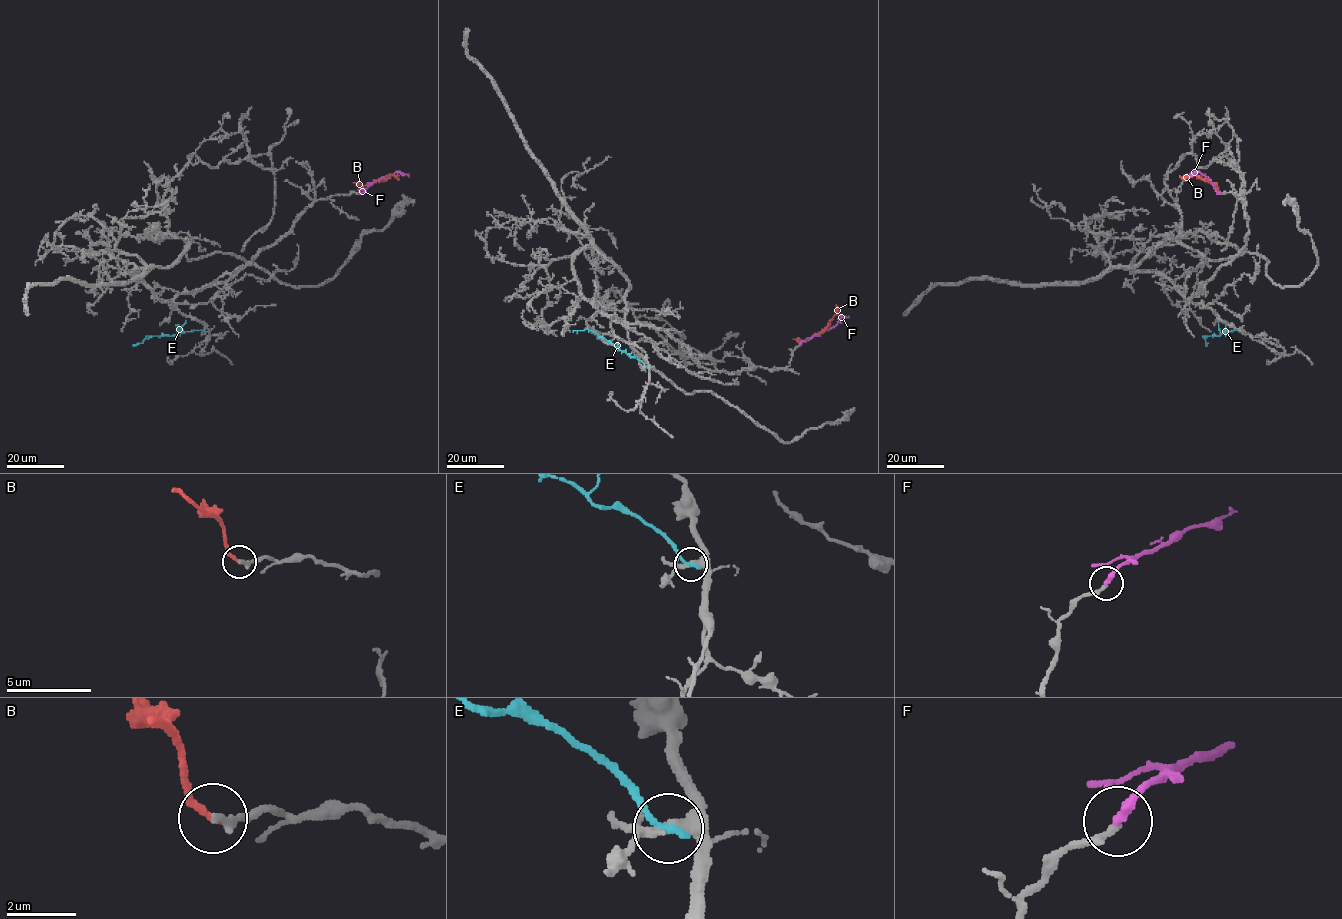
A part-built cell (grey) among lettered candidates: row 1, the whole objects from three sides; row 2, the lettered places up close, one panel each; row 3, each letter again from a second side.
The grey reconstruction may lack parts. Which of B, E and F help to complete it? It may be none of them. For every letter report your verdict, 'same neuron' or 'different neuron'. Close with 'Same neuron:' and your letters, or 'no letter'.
B: different neuron
E: different neuron
F: same neuron
Same neuron: F

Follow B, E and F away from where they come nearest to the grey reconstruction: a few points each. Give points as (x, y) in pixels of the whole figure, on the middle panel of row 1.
B: (799, 345), (826, 327), (835, 314), (836, 305)
E: (647, 366), (594, 331), (586, 328), (573, 331)
F: (800, 345), (833, 328), (842, 315), (849, 317)

